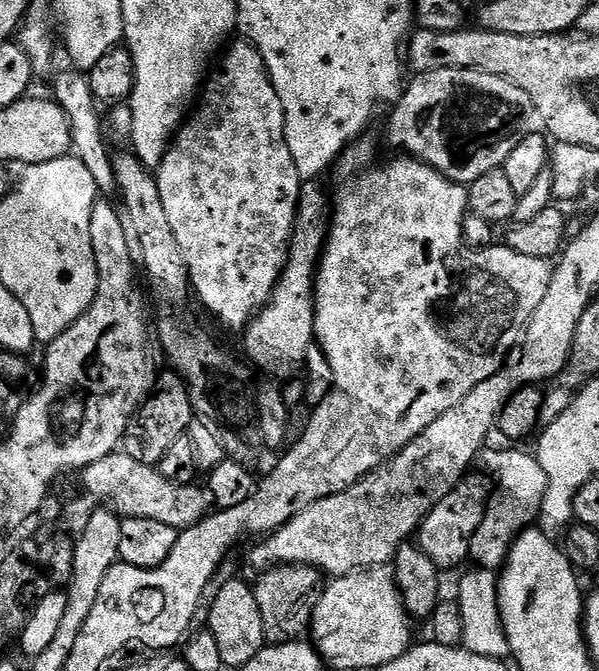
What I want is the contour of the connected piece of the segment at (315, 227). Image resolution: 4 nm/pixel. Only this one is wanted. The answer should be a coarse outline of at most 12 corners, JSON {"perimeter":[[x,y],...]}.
{"perimeter":[[319,179],[301,183],[288,261],[242,332],[276,382],[314,352],[316,271],[332,222]]}

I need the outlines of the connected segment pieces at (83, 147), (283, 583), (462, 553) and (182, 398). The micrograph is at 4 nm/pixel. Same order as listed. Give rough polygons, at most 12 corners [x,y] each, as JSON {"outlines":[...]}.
{"outlines":[[[80,70],[57,78],[72,152],[101,197],[119,197],[98,101]],[[278,564],[254,580],[269,645],[300,640],[322,574]],[[472,474],[418,529],[420,549],[448,570],[469,559],[489,485]],[[161,375],[128,424],[123,451],[159,465],[188,435],[188,385]]]}

